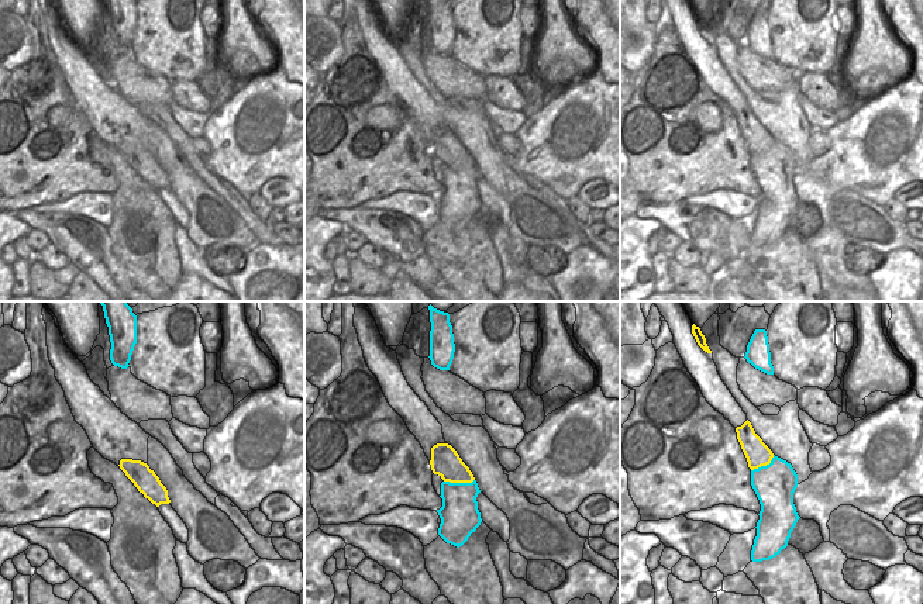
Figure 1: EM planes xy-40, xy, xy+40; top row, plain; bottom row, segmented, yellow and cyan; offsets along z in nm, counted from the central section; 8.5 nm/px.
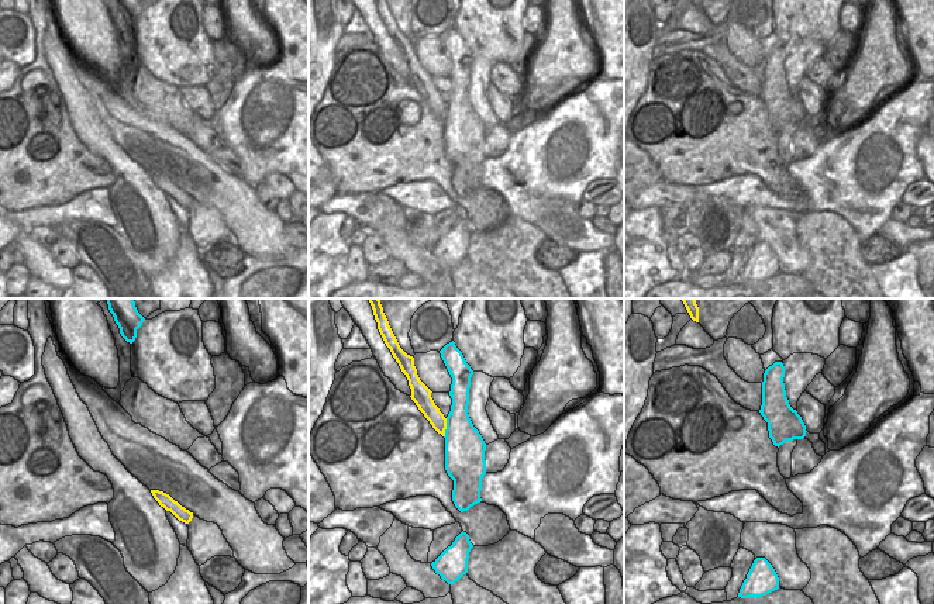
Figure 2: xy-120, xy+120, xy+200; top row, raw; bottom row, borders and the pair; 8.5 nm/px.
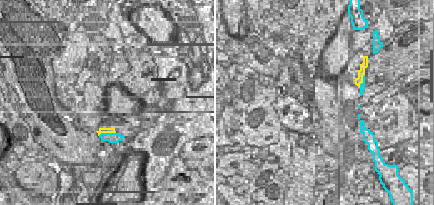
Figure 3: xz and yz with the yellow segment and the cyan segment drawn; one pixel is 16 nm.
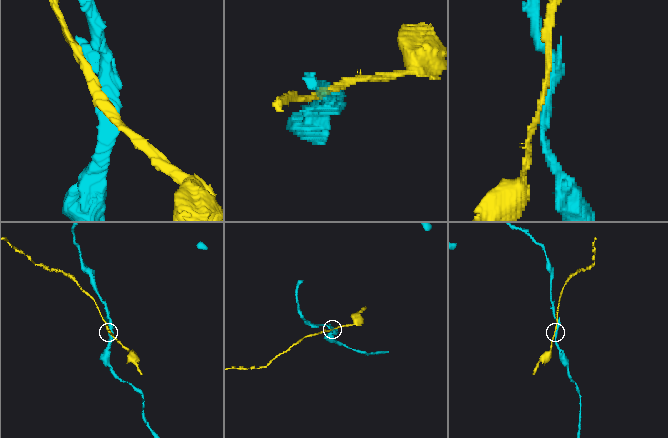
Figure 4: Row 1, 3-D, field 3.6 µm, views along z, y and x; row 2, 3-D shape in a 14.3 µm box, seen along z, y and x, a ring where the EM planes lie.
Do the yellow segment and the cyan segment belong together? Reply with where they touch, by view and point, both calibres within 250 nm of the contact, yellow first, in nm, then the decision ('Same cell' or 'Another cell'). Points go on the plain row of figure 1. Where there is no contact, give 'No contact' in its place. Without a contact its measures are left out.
Touches yellow at xy (458, 166). Thickness 260 nm (yellow) against 320 nm. Another cell.

